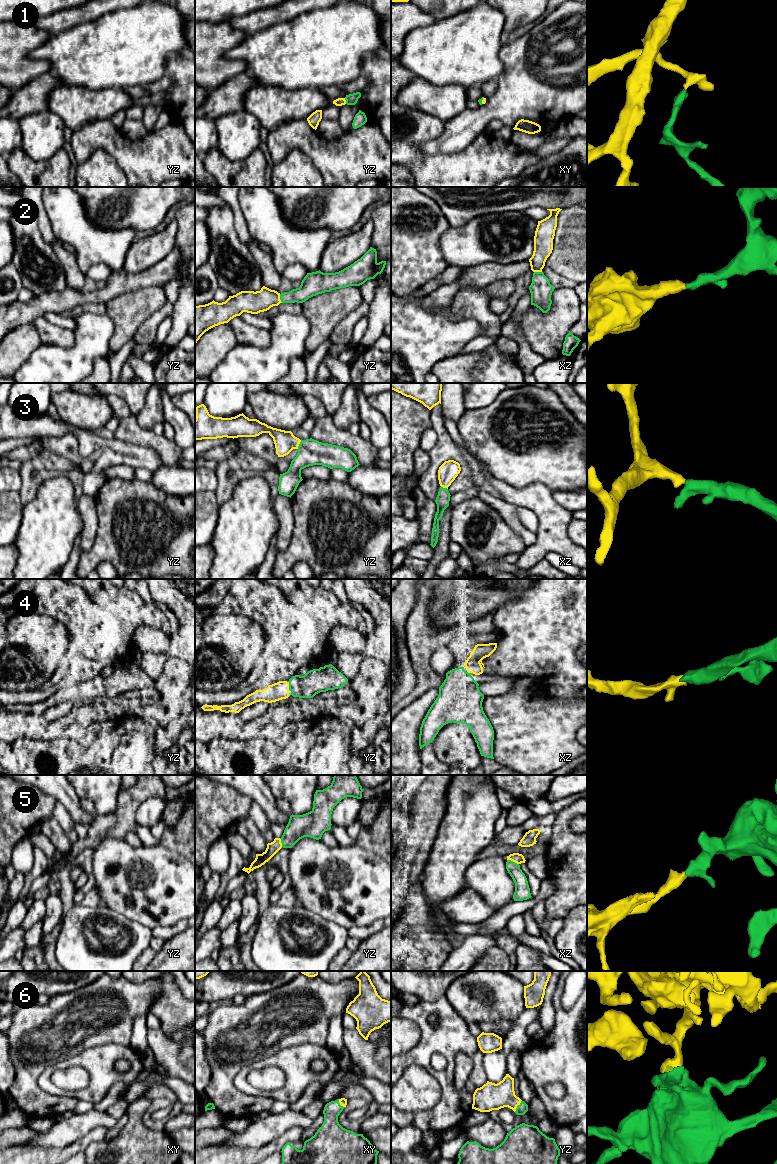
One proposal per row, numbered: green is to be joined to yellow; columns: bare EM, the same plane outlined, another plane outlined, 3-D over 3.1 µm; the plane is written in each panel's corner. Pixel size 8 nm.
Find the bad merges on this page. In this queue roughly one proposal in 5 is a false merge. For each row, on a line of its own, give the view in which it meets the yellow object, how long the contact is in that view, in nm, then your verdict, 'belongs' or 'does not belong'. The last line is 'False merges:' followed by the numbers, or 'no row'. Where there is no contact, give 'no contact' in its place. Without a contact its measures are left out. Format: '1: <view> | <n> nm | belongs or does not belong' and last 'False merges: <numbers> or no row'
1: yz | 50 nm | does not belong
2: yz | 80 nm | belongs
3: yz | 80 nm | belongs
4: yz | 60 nm | belongs
5: xz | 100 nm | belongs
6: yz | 110 nm | belongs
False merges: 1

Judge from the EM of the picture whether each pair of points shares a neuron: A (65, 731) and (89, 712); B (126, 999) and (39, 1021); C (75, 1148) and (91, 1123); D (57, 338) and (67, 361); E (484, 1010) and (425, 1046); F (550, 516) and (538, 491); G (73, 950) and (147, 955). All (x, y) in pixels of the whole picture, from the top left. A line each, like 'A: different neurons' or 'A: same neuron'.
A: same neuron
B: same neuron
C: different neurons
D: different neurons
E: different neurons
F: same neuron
G: different neurons

